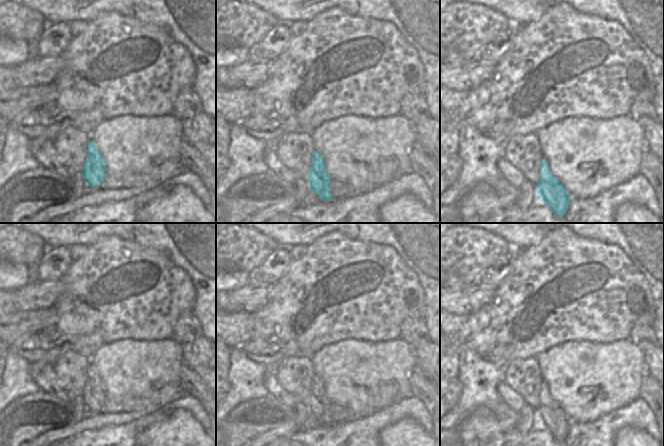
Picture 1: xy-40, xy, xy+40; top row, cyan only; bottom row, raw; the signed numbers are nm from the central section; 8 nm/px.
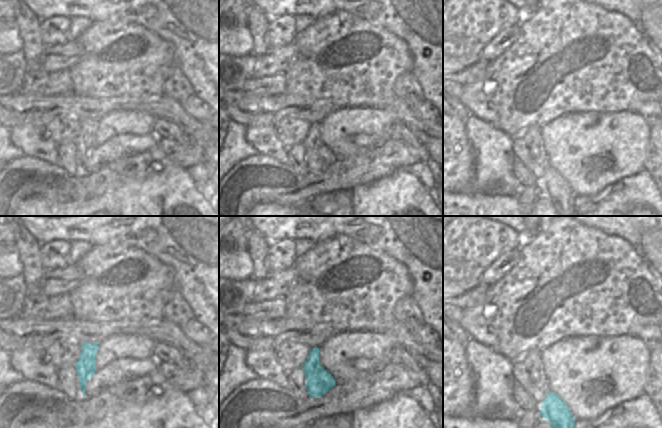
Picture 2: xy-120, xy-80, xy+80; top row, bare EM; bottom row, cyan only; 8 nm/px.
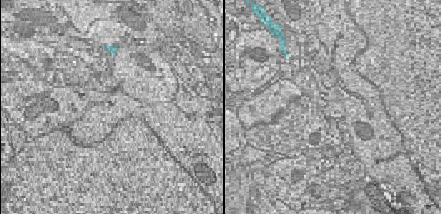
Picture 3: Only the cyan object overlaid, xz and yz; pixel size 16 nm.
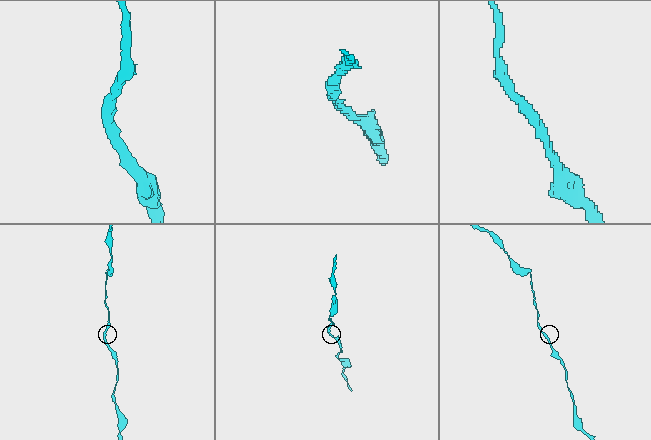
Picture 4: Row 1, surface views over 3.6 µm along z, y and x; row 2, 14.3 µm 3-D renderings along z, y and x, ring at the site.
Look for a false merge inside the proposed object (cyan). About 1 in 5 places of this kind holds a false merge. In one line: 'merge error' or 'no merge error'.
no merge error

